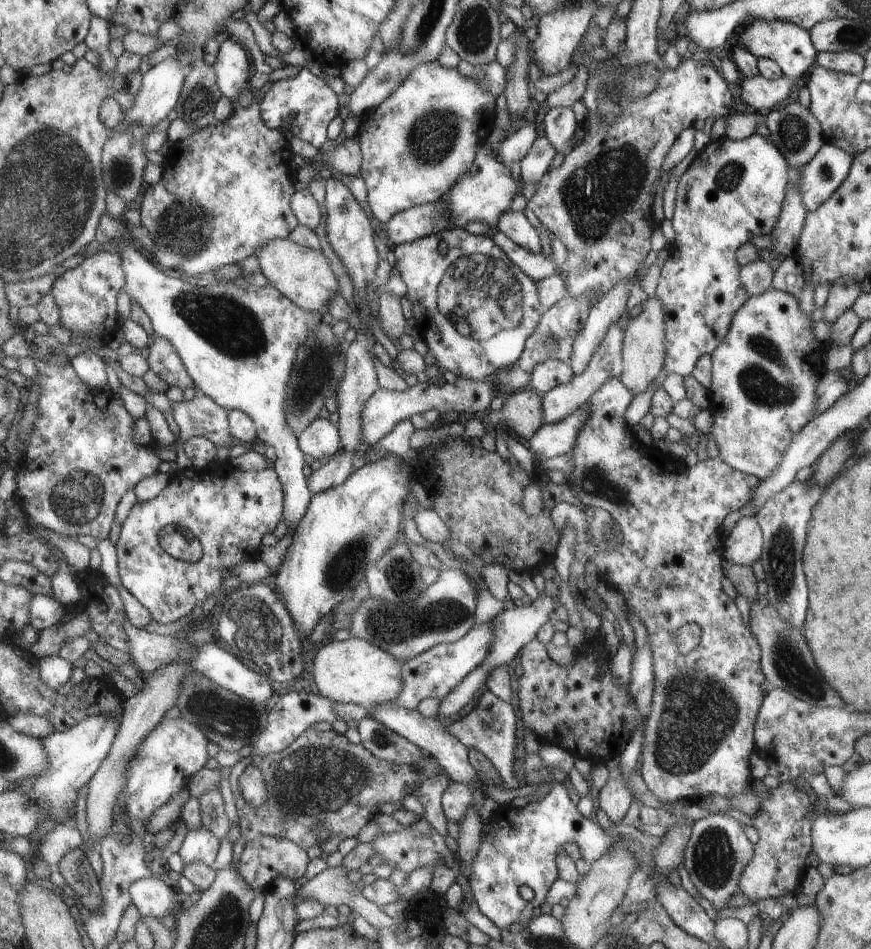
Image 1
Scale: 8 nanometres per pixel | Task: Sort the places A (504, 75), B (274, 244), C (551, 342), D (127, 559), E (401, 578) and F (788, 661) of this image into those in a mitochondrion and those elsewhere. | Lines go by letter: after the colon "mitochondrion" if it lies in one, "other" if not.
A: other
B: other
C: mitochondrion
D: other
E: mitochondrion
F: mitochondrion

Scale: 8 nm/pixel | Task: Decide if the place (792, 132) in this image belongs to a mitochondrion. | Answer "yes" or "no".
yes

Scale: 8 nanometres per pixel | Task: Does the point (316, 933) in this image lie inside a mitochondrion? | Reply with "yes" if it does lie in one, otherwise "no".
no

